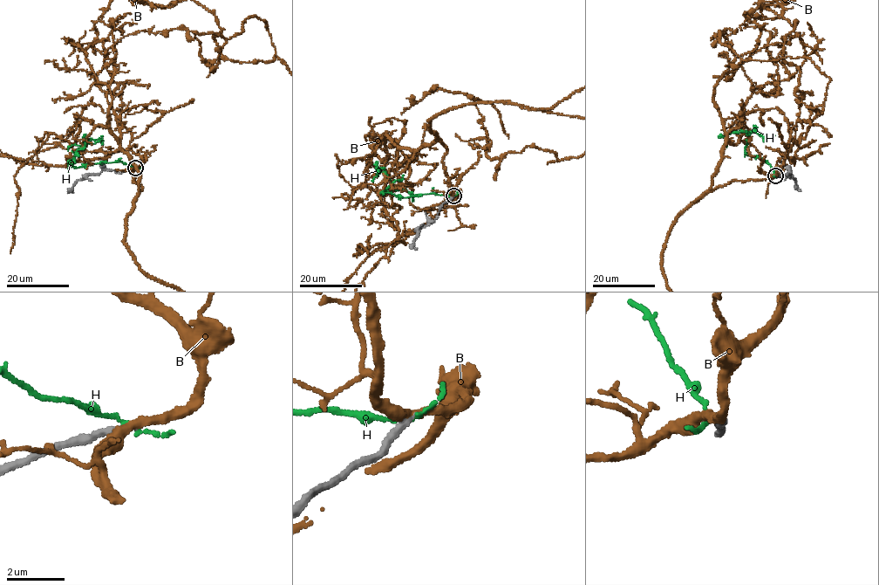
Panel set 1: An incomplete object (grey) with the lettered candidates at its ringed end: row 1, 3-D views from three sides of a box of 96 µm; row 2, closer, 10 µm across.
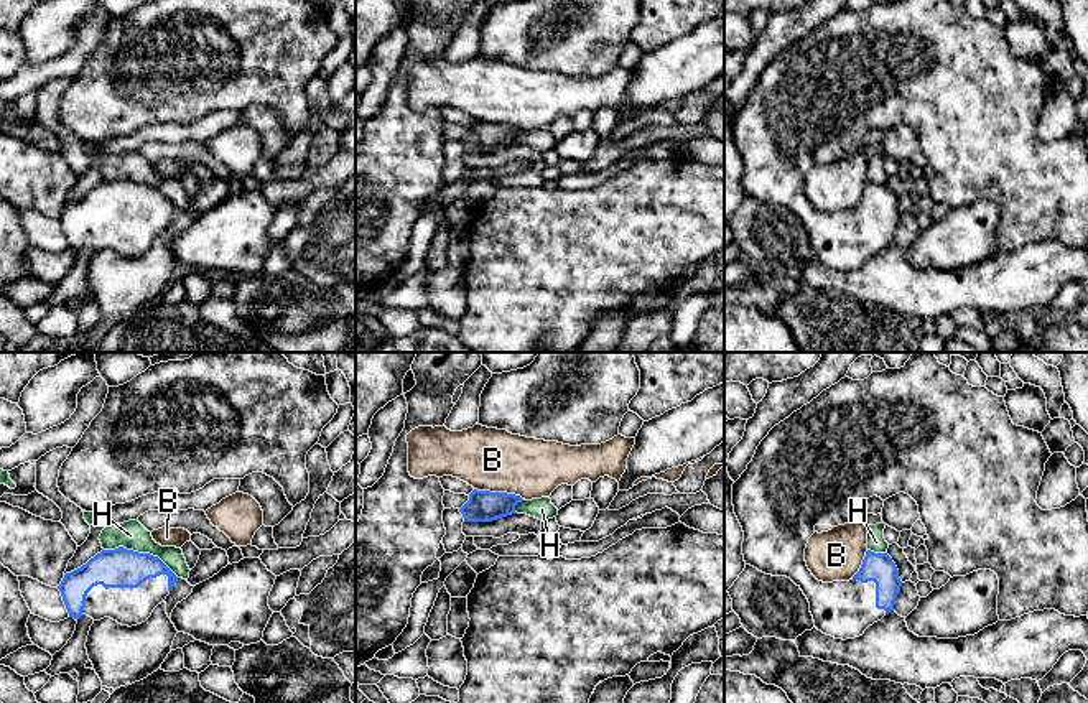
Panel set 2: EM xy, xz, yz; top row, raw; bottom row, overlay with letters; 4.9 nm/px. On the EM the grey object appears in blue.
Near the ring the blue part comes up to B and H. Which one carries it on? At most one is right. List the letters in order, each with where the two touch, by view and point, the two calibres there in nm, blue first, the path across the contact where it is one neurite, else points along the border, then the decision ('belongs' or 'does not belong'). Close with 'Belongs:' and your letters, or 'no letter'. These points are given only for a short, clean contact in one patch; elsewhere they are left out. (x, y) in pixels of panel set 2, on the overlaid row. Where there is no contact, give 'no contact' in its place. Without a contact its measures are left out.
B: meets blue in xz at (499, 493); 160 nm thick on the blue side, 300 nm on the other; does not belong
H: meets blue in xy at (142, 554); 190 nm thick on the blue side, 140 nm on the other; border along xy (104, 549), (125, 547), (148, 552), (157, 555), (178, 577); does not belong
Belongs: no letter

